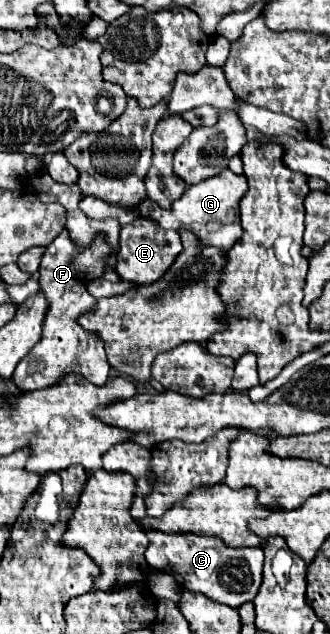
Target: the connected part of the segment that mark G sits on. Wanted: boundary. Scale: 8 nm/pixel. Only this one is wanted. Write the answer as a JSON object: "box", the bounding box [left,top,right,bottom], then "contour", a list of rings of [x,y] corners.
{"box":[139,168,247,250],"contour":[[[225,168],[225,172],[219,172],[219,176],[189,186],[187,192],[175,204],[171,204],[171,210],[163,210],[157,204],[151,204],[151,200],[143,200],[139,204],[139,214],[157,220],[163,228],[179,230],[181,226],[185,226],[191,232],[195,232],[203,244],[229,250],[243,234],[239,220],[239,202],[245,196],[245,192],[247,178],[243,174],[233,174],[229,168]]]}

